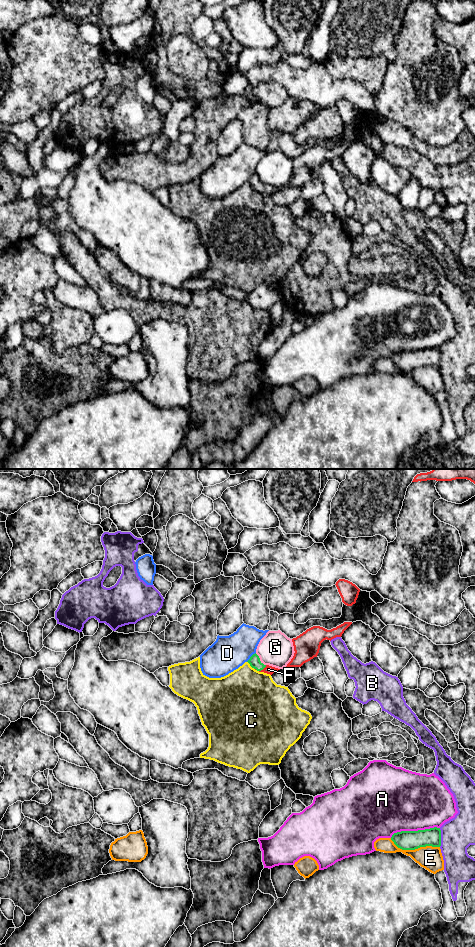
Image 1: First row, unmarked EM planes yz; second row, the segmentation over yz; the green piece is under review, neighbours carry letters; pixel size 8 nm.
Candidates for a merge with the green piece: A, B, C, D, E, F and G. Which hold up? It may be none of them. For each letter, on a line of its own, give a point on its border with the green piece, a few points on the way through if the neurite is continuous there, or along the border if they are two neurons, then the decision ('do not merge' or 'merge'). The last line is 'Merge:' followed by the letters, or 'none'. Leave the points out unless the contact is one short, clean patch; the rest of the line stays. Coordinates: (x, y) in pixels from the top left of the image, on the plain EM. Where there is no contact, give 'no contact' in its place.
A: contact yz (414, 351); do not merge
B: contact yz (440, 357); do not merge
C: contact yz (250, 185); do not merge
D: contact yz (250, 177); do not merge
E: contact yz (414, 369); do not merge
F: contact yz (262, 189); way yz (254, 181), (262, 189), (268, 189); merge
G: contact yz (259, 179); do not merge
Merge: F

